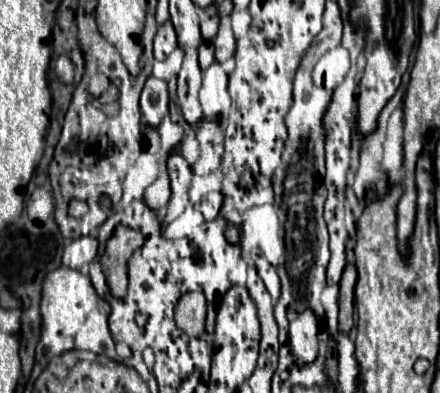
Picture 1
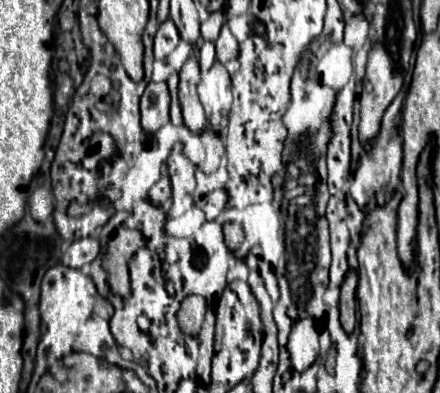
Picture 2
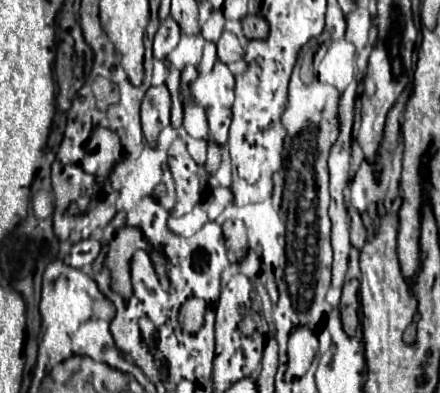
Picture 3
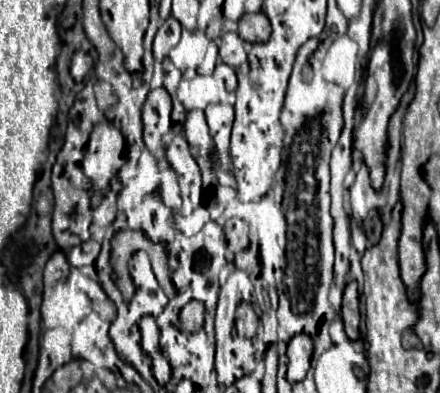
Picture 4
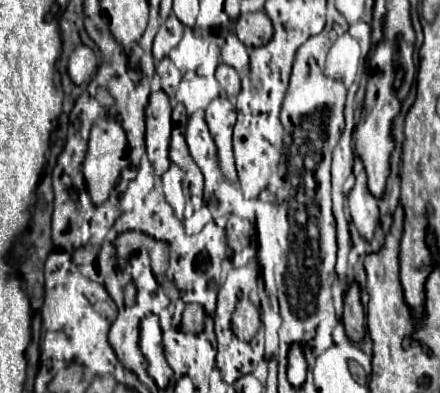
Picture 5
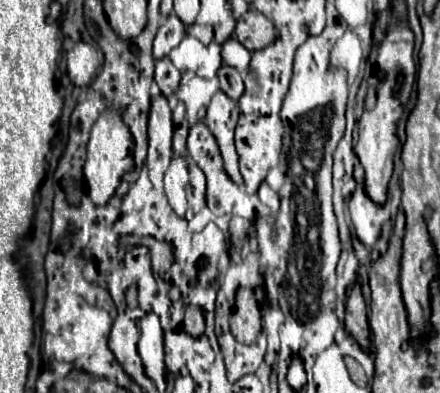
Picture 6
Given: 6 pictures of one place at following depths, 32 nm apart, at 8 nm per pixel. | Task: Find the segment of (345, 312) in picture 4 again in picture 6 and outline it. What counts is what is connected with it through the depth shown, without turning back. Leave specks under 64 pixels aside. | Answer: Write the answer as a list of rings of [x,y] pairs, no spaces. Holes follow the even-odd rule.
[[[356,284],[348,296],[346,302],[346,330],[354,336],[354,340],[364,346],[364,348],[372,348],[370,342],[370,324],[368,324],[368,306],[366,306],[366,298],[362,294],[360,284]]]

